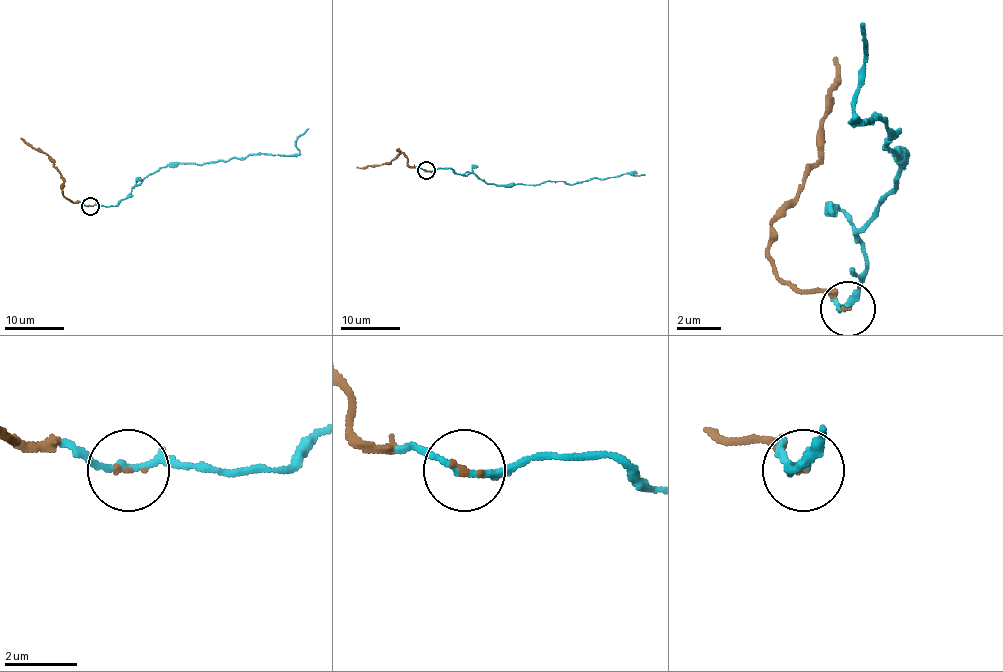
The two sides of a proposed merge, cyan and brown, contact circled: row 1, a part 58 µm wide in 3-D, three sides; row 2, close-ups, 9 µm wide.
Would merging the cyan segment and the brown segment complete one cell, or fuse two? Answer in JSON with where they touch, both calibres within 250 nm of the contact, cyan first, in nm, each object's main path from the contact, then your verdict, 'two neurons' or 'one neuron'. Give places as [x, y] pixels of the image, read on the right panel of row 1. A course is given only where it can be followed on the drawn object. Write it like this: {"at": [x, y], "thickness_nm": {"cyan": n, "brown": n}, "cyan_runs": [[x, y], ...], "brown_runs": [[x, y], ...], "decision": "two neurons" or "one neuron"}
{"at": [847, 309], "thickness_nm": {"cyan": 190, "brown": 110}, "cyan_runs": [[849, 310], [838, 310], [865, 266], [854, 233], [898, 168], [887, 146], [898, 135], [854, 113], [860, 25]], "brown_runs": [[849, 310], [838, 294], [799, 294], [772, 266], [778, 211], [816, 151], [827, 113], [832, 58]], "decision": "one neuron"}

